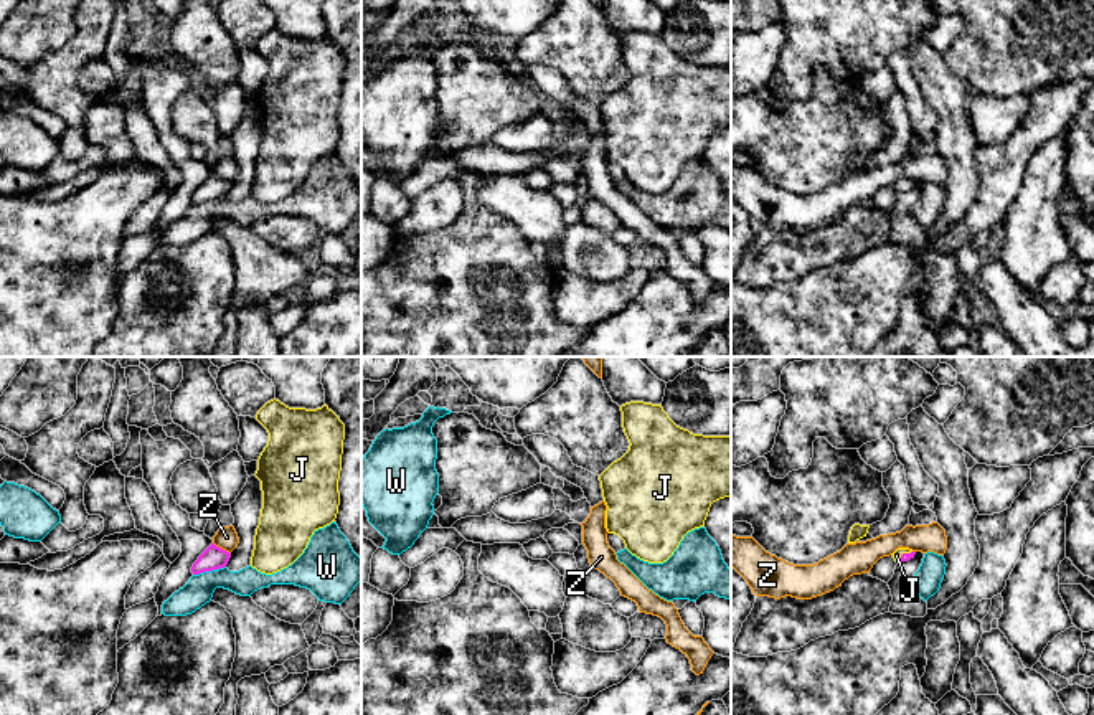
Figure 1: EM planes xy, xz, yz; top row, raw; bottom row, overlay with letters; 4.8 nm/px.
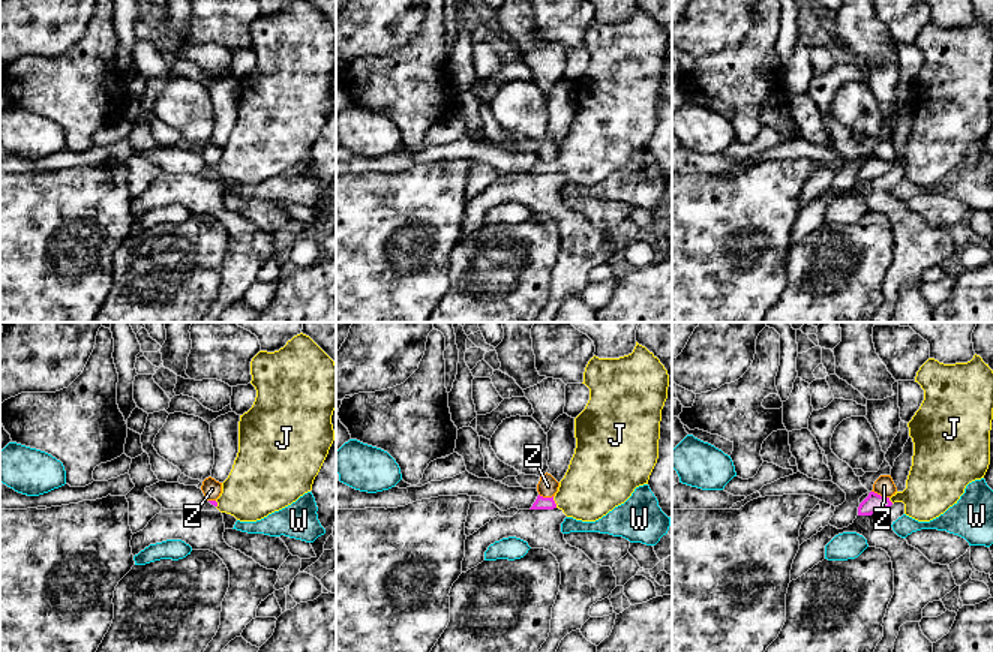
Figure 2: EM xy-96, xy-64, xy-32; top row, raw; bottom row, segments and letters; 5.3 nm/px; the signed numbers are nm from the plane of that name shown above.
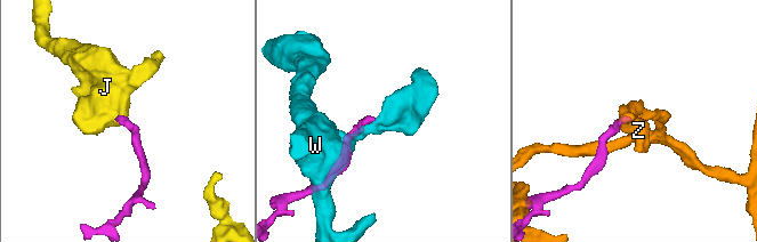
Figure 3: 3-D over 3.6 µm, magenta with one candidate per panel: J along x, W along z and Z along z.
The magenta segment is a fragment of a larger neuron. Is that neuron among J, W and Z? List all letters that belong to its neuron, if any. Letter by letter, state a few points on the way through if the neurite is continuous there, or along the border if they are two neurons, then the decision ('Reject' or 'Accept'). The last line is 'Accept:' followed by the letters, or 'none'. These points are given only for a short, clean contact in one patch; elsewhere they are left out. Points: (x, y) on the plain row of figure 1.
J: Path across: yz (905, 187), (905, 184), (896, 185). Accept
W: Boundary: xy (225, 195), (193, 205). Reject
Z: Reject
Accept: J

